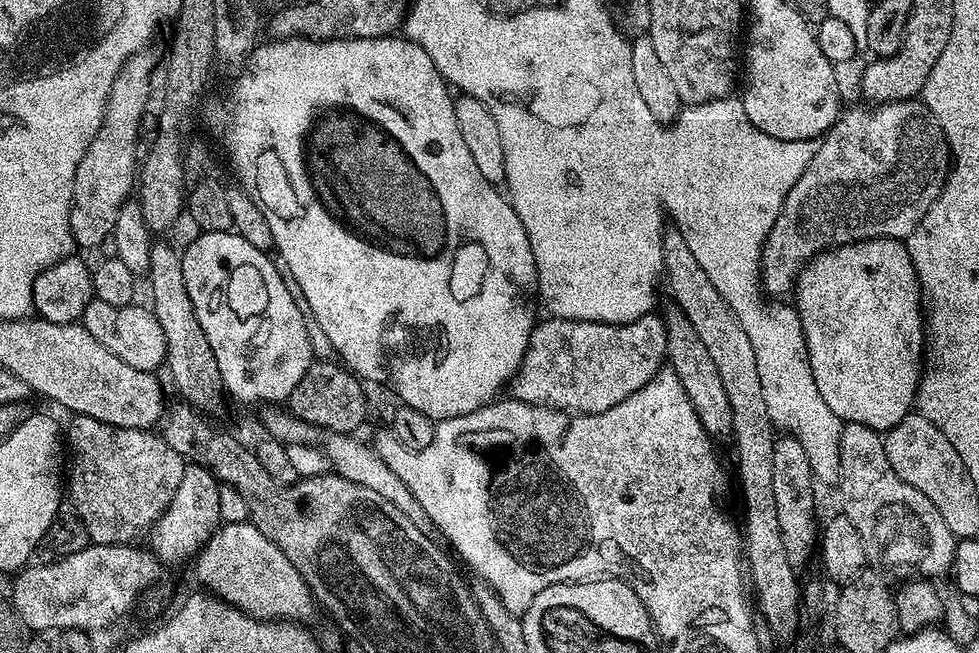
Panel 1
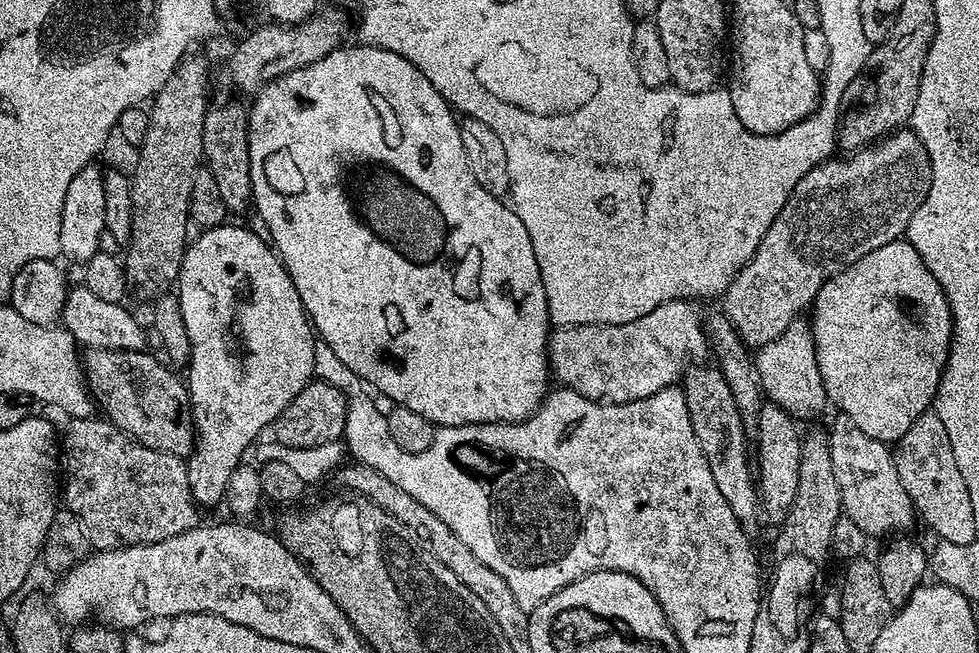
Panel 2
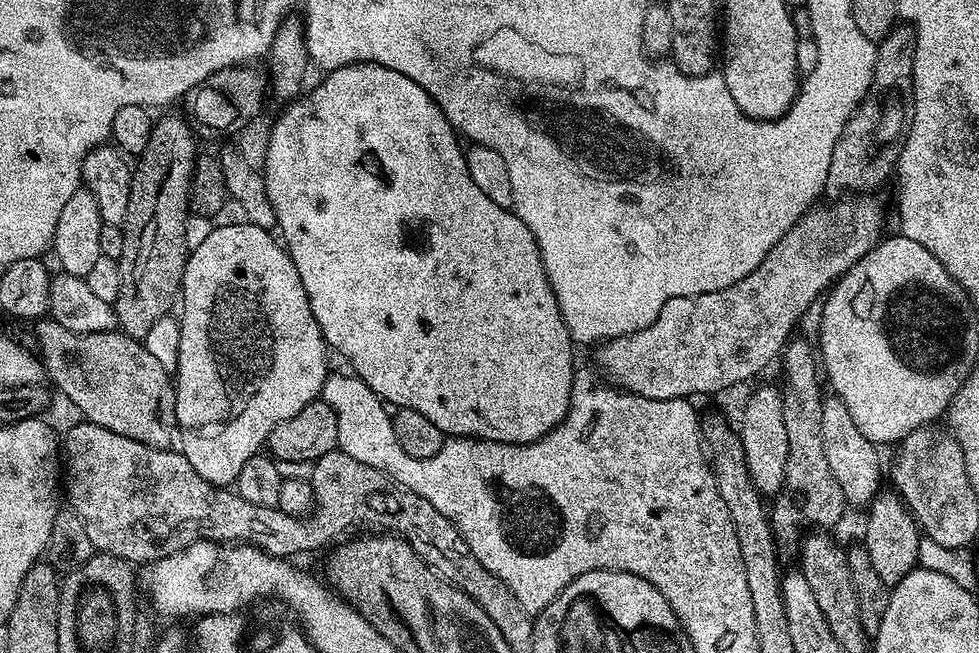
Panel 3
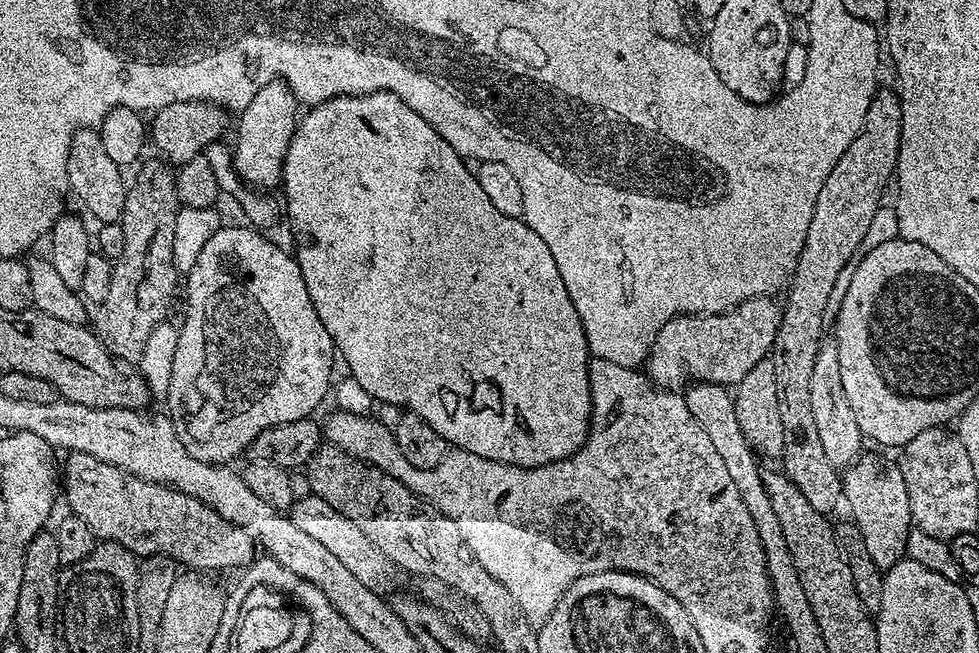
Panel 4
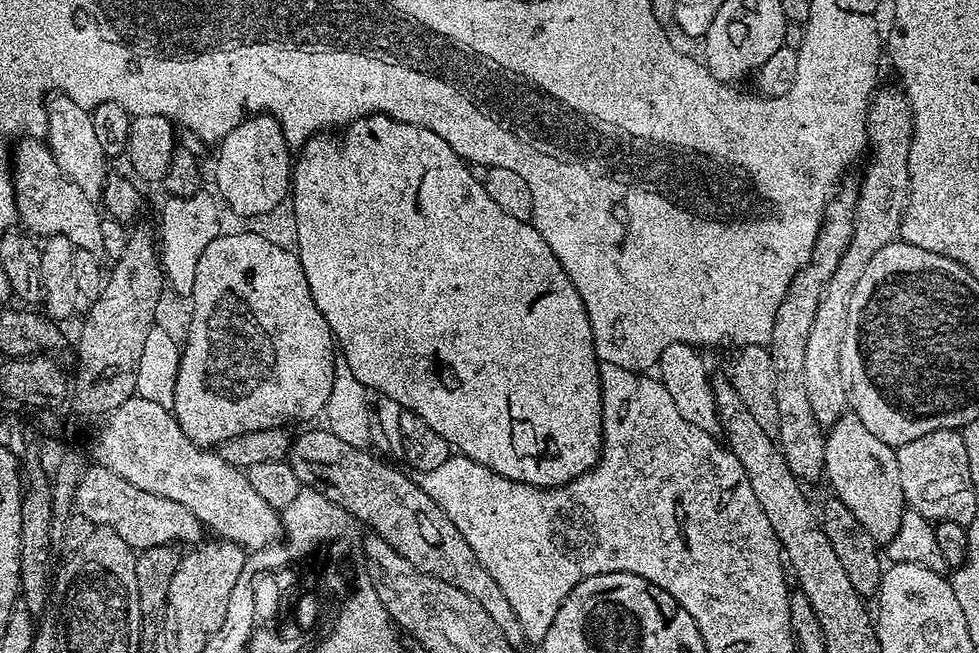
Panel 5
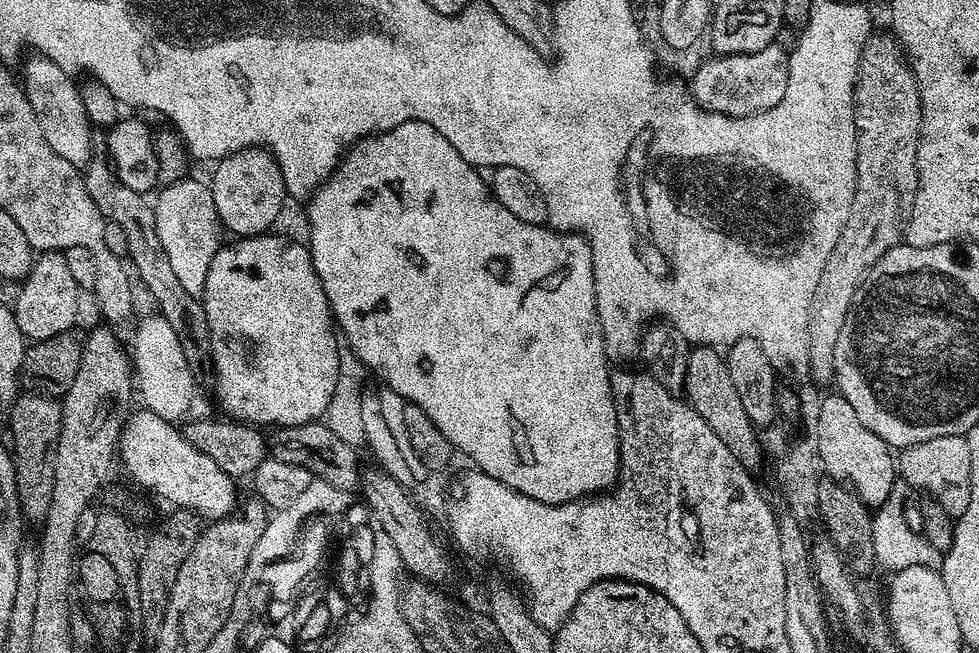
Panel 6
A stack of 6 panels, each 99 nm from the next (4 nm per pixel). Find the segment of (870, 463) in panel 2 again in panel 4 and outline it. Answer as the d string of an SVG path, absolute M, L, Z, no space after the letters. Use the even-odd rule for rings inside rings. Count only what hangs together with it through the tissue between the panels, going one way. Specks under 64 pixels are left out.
M828 338L821 343L818 358L814 358L814 370L810 373L810 410L814 414L814 423L818 429L818 438L826 458L837 470L843 470L861 455L865 436L860 433L858 418L846 399L846 390L842 390L842 366L838 366L838 350L835 339Z

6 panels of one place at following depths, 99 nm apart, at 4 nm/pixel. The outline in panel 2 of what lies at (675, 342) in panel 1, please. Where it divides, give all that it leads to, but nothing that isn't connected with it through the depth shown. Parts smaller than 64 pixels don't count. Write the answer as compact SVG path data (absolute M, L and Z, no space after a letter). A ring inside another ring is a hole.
M689 367L682 377L682 391L686 398L686 410L690 410L690 422L698 438L698 446L714 474L714 482L726 498L726 506L734 510L734 518L749 538L756 538L762 521L762 499L758 493L758 480L754 475L754 464L750 459L750 436L744 430L738 402L720 372L719 367Z

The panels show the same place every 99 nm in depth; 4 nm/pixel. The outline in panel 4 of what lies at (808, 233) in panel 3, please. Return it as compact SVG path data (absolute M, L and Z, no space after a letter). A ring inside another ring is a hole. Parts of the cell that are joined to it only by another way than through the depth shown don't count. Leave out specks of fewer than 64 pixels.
M753 296L743 300L741 304L729 307L723 312L707 314L681 314L666 322L662 330L654 338L652 348L648 351L646 375L658 388L680 390L685 387L684 376L692 376L693 381L702 384L722 384L735 386L742 378L762 362L772 351L774 334L780 325L781 305L768 296Z

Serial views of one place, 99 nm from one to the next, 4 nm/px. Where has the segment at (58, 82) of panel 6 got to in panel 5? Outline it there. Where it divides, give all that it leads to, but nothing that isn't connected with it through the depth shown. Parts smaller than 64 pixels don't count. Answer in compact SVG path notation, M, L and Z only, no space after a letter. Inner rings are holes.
M53 95L47 101L48 135L46 142L54 154L58 168L69 176L76 186L91 200L102 197L106 177L110 171L110 160L104 154L95 135L94 122L89 109L77 103L75 97Z

